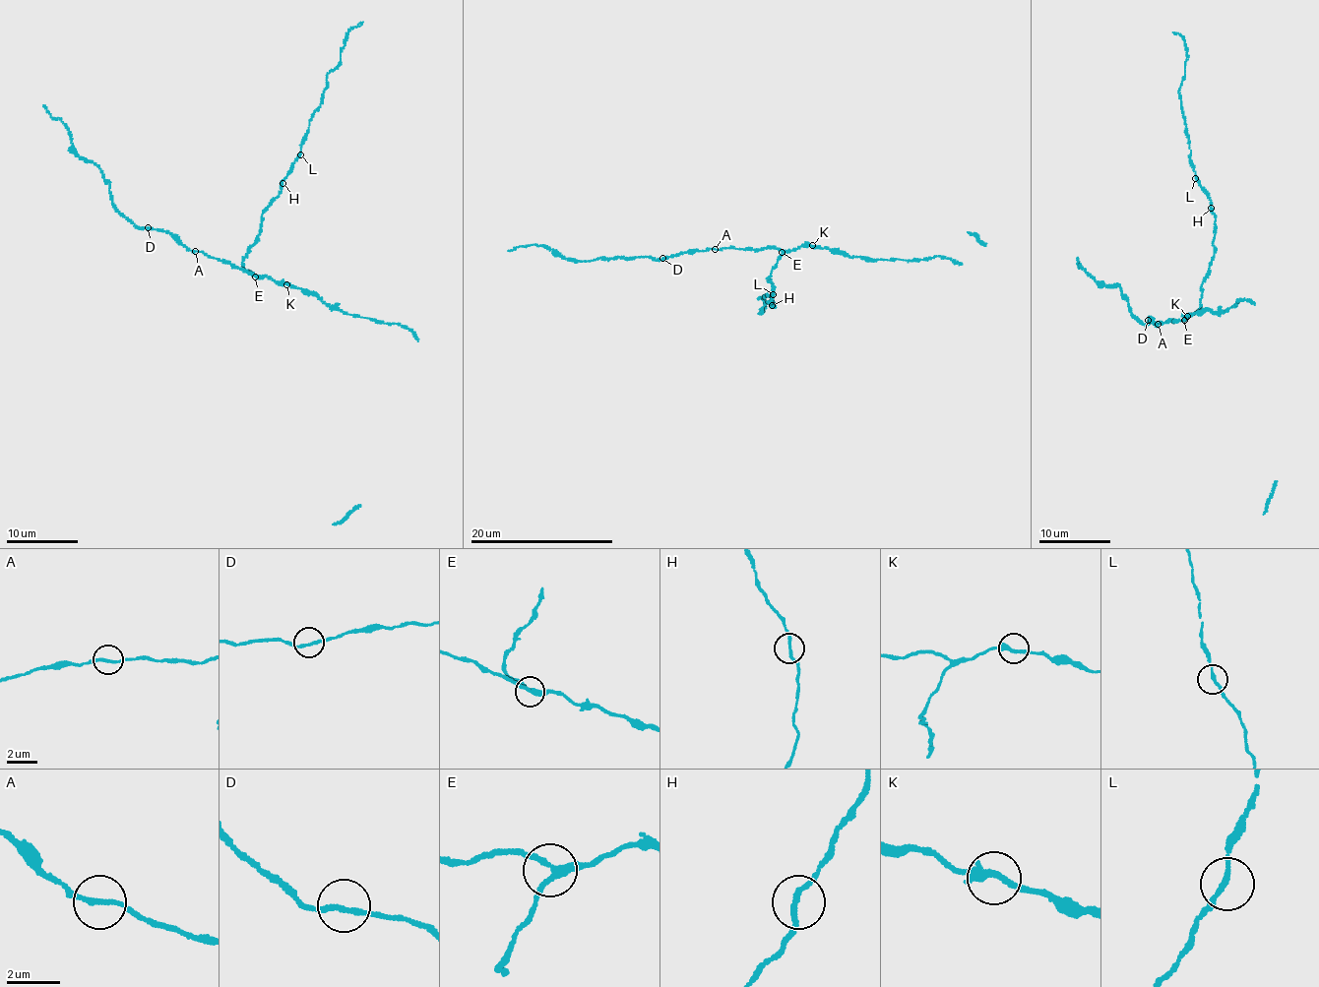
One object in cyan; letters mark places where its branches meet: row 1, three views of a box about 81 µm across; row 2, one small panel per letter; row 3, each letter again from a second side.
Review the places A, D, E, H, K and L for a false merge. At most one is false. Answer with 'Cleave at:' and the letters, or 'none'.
Cleave at: none

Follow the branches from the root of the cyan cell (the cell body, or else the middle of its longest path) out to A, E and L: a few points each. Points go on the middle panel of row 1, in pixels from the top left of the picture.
A: (812, 246), (802, 245), (786, 251), (768, 247), (716, 249)
E: (812, 246), (802, 245), (782, 252)
L: (812, 246), (802, 245), (781, 257), (767, 277), (774, 291), (773, 299), (768, 303), (774, 307), (773, 294)

